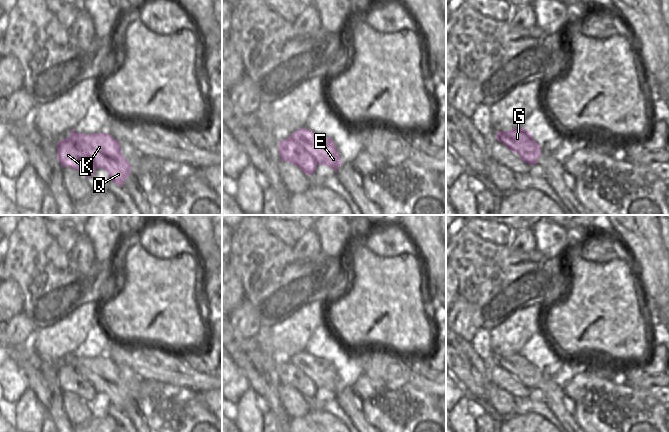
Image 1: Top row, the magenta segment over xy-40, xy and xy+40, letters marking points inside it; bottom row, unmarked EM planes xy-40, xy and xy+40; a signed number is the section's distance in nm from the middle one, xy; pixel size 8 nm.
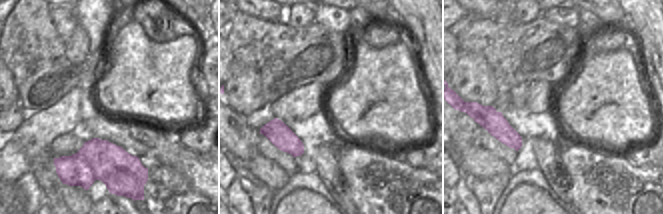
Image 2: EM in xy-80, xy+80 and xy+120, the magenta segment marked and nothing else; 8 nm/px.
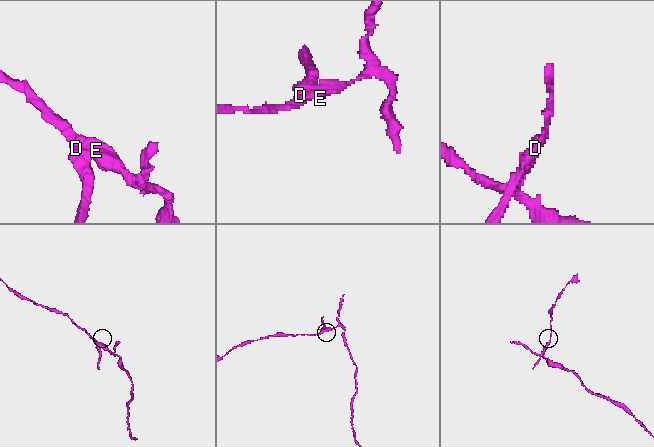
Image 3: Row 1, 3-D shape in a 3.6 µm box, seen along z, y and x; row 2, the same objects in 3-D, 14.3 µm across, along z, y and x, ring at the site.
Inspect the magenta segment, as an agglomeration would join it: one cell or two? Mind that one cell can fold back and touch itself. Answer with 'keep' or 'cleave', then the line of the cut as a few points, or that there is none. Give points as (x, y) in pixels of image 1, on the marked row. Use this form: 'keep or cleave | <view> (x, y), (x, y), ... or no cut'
cleave | xy-40 (61, 140), (71, 140), (74, 142), (92, 160), (97, 168)

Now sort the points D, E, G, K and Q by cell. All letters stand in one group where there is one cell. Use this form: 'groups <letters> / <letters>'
groups D / E G K Q

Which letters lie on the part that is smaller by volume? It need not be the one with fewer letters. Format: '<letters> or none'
D

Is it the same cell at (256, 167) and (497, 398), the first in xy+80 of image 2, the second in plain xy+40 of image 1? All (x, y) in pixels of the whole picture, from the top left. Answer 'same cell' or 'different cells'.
same cell

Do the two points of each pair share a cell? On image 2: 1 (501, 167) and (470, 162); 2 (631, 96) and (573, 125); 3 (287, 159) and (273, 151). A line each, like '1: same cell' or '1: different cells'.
1: same cell
2: same cell
3: same cell

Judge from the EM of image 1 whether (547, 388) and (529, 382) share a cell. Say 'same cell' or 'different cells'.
different cells

